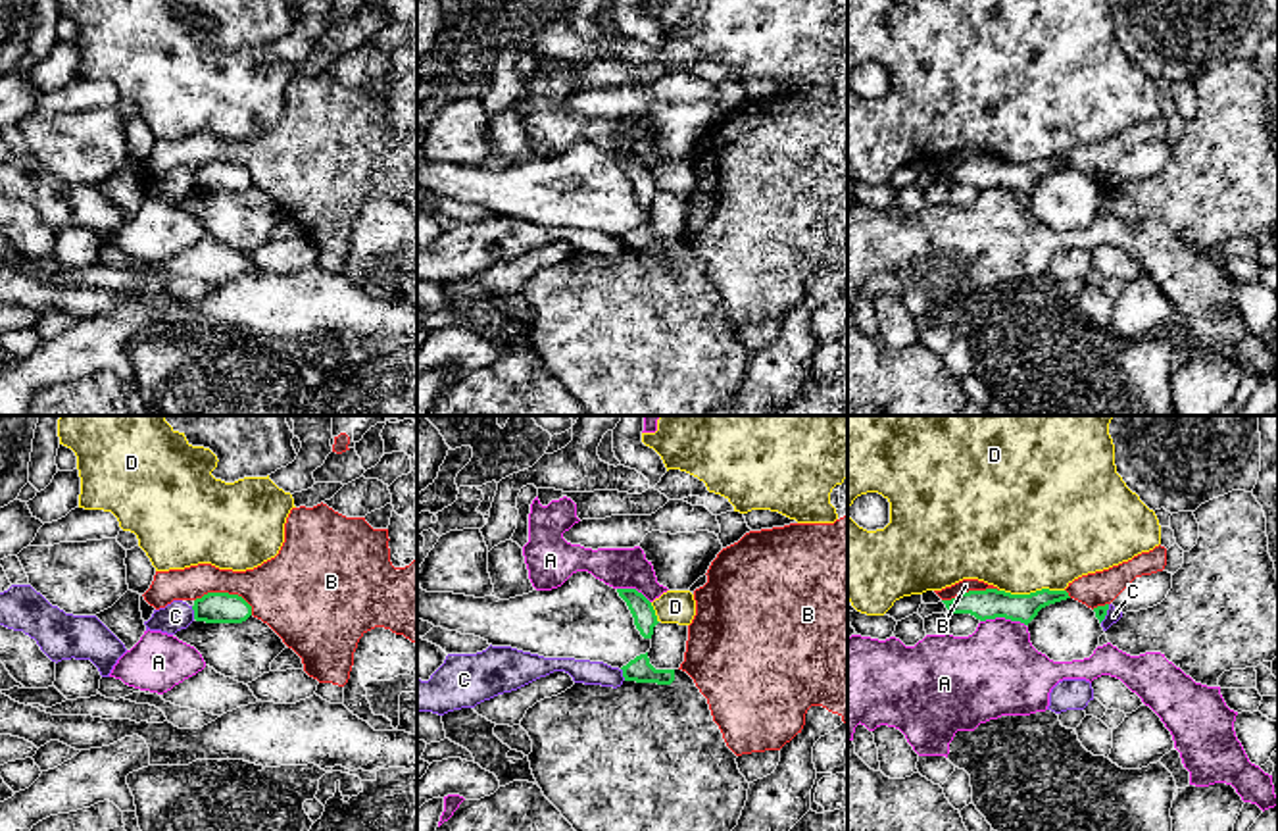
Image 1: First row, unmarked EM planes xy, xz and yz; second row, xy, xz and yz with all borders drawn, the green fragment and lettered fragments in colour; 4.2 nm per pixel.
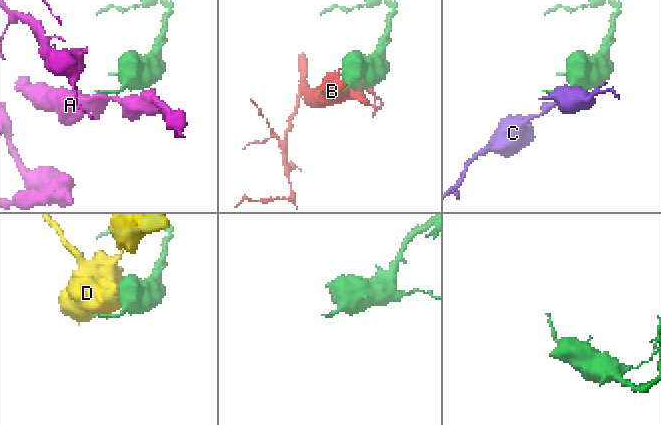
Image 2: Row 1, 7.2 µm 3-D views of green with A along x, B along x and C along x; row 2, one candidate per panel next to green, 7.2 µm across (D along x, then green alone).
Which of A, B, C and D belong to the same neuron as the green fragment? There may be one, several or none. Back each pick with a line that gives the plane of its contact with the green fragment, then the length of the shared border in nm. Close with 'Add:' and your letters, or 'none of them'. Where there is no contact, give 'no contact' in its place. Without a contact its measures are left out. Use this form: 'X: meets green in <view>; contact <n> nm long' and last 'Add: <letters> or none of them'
Add: none of them

